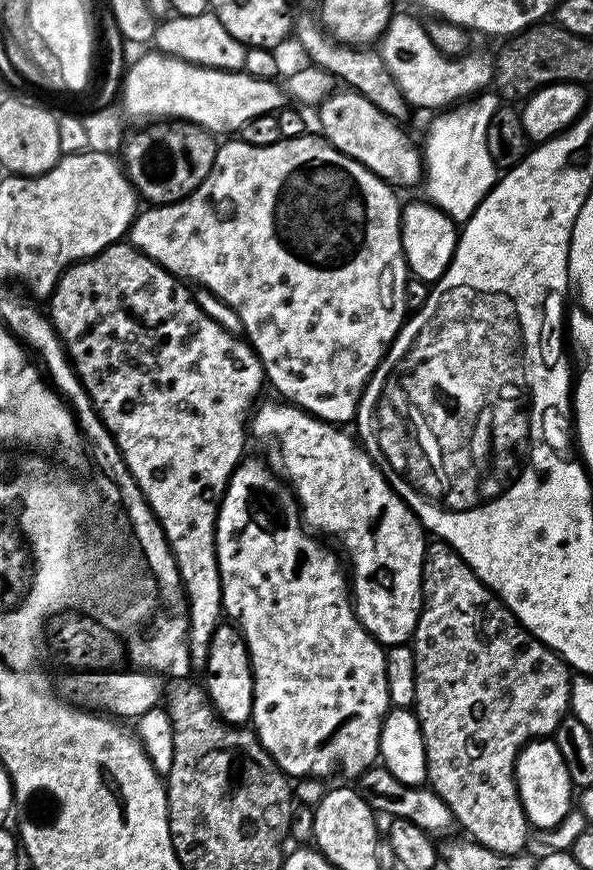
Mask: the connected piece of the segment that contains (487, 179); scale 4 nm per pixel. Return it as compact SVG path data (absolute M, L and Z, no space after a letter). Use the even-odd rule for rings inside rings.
M468 106L435 115L438 117L431 122L424 146L422 144L427 197L458 224L472 216L498 179L498 169L488 148L488 130L491 127L488 110L482 106L472 110L464 107Z

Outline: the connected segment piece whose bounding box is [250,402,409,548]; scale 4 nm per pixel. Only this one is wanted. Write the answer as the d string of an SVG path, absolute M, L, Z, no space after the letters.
M261 403L251 417L250 432L251 435L253 432L258 439L268 443L268 448L272 451L273 462L271 463L281 464L285 474L292 479L291 487L294 489L305 525L309 529L317 528L312 530L317 533L325 532L328 536L354 536L353 541L357 547L372 548L372 544L380 544L380 540L368 540L368 536L372 536L376 528L380 528L380 532L388 532L388 528L392 528L388 520L396 520L396 512L409 511L404 499L388 485L386 478L370 458L368 448L360 445L363 443L355 435L347 436L344 433L347 431L343 427L327 424L317 416L303 412L294 404L279 403Z

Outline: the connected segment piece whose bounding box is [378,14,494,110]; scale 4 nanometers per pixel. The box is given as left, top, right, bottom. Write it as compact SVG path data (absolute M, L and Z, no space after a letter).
M393 15L388 21L388 29L378 41L378 53L384 59L386 70L396 80L397 86L401 90L409 105L416 108L436 108L434 110L444 110L457 102L464 102L467 96L472 96L475 92L480 92L488 83L494 80L494 64L484 56L472 56L465 54L459 58L448 56L428 37L428 28L420 25L412 16Z

